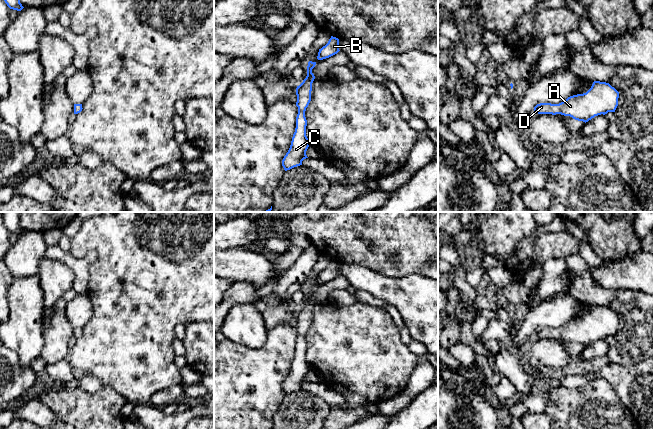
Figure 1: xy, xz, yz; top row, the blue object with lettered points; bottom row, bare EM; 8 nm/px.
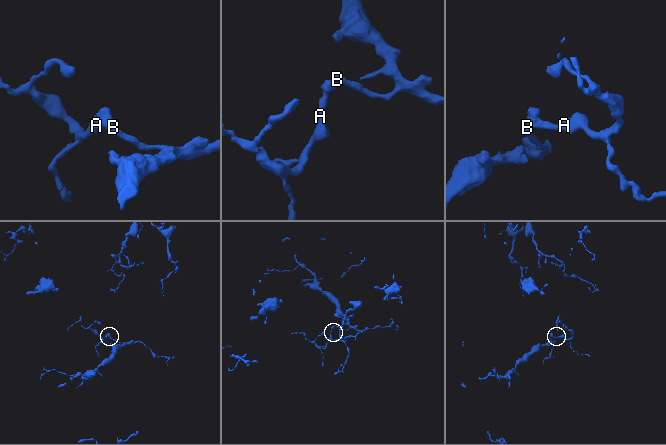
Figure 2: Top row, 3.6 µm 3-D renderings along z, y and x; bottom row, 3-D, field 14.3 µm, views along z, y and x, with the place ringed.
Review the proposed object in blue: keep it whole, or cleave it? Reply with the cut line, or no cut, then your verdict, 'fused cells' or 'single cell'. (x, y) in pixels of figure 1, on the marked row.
no cut; single cell

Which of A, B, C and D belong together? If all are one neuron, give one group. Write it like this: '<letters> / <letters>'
A B C D

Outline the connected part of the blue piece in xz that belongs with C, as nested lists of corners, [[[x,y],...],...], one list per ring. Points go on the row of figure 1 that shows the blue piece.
[[[308,62],[307,76],[296,88],[296,106],[298,107],[298,114],[290,148],[282,160],[282,166],[285,171],[302,165],[302,161],[308,158],[306,151],[312,141],[306,136],[307,120],[305,117],[305,111],[311,101],[312,83],[315,79],[312,69],[315,65],[316,62]]]

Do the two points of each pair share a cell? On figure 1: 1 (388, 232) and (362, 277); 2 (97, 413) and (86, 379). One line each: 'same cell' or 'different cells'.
1: different cells
2: different cells

